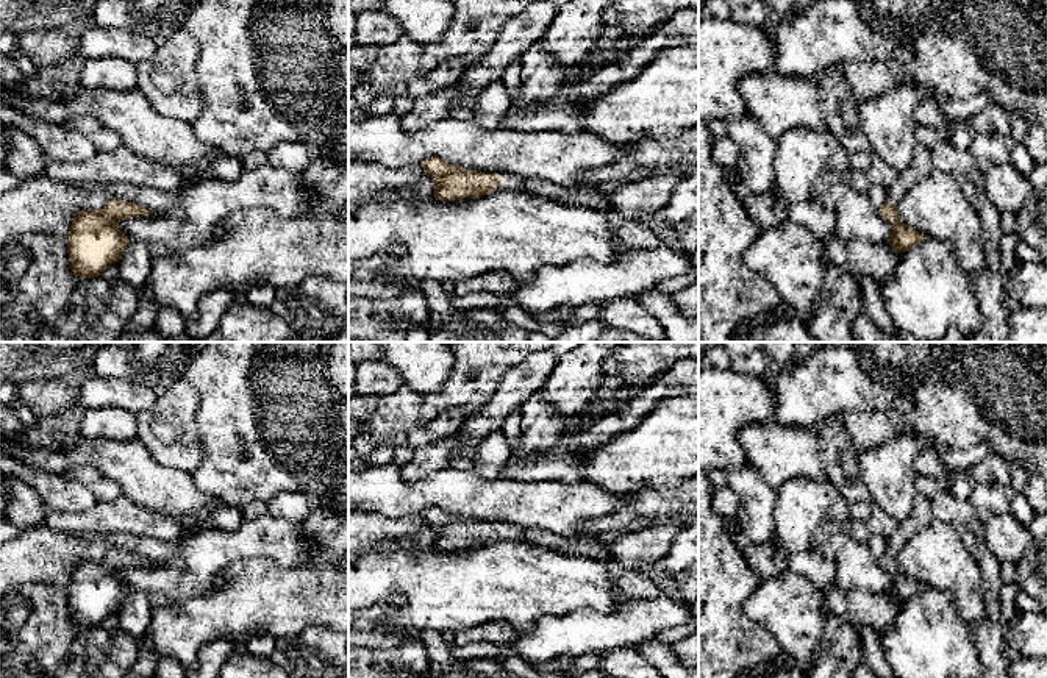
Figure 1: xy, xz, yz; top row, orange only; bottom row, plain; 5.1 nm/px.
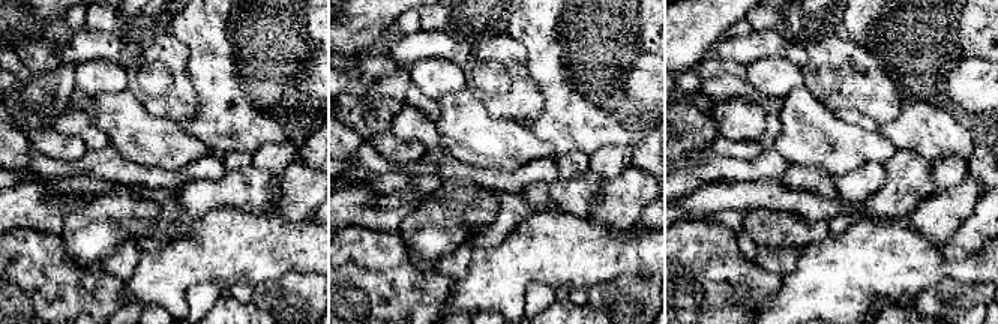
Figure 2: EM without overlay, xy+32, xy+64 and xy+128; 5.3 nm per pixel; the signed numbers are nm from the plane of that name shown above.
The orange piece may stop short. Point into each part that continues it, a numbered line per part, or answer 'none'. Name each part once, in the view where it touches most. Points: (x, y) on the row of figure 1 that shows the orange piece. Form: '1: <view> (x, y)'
1: xz (508, 183)

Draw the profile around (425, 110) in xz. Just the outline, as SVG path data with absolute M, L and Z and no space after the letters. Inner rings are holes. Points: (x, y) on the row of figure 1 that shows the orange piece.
M456 84L441 89L431 95L416 98L413 108L400 117L400 125L408 133L420 131L430 123L450 116L456 100Z

